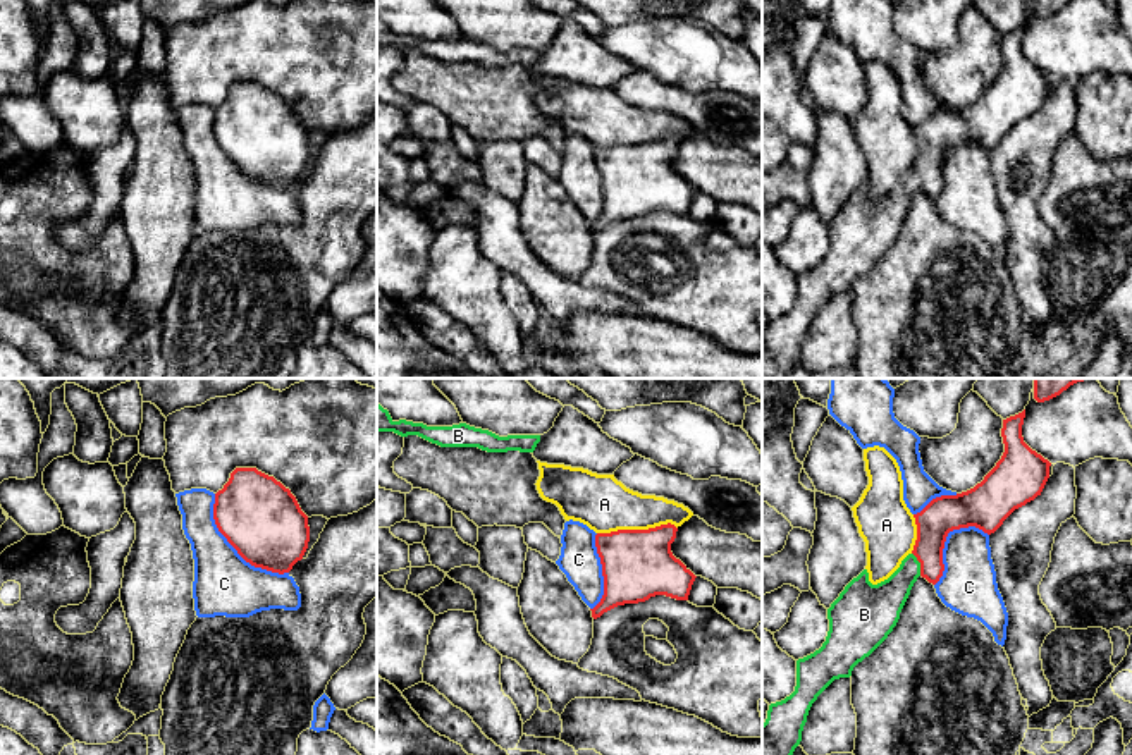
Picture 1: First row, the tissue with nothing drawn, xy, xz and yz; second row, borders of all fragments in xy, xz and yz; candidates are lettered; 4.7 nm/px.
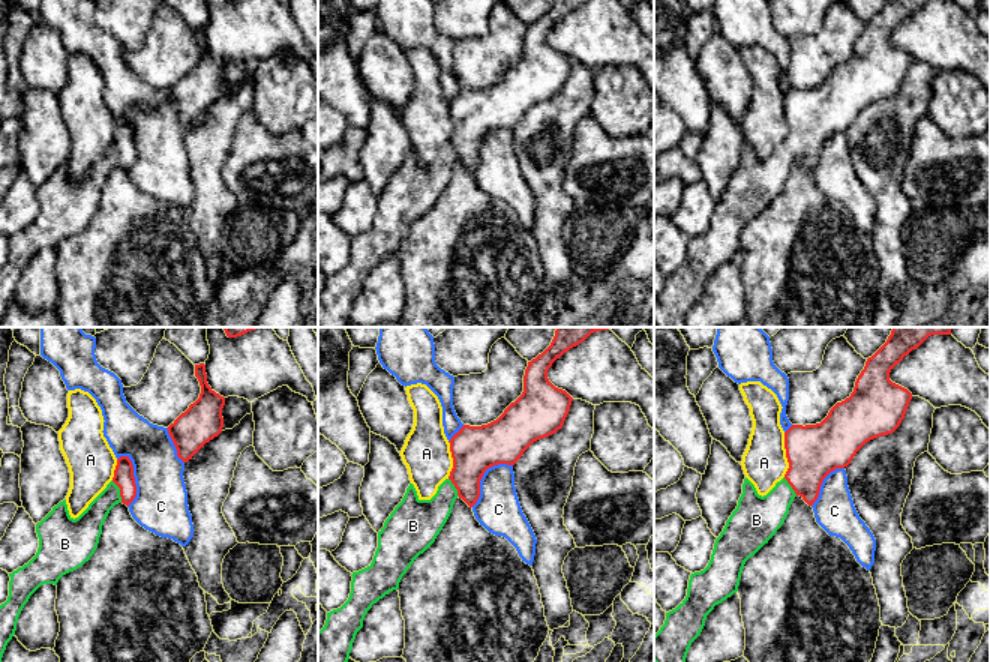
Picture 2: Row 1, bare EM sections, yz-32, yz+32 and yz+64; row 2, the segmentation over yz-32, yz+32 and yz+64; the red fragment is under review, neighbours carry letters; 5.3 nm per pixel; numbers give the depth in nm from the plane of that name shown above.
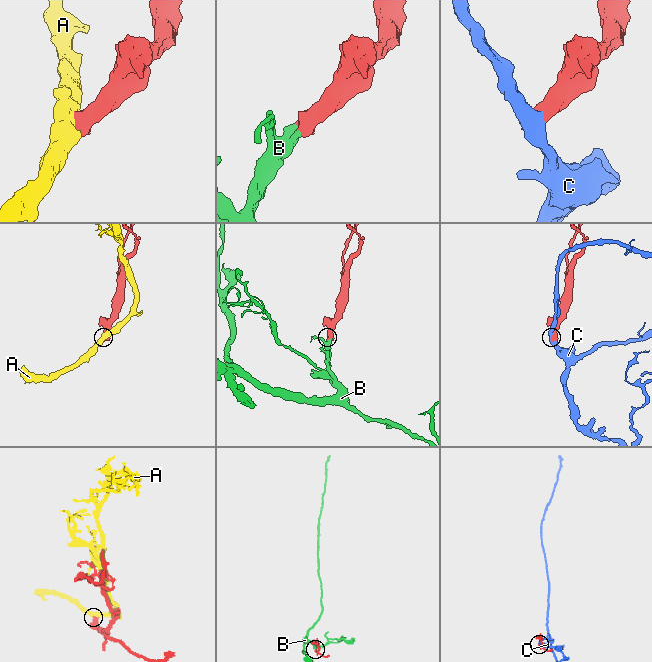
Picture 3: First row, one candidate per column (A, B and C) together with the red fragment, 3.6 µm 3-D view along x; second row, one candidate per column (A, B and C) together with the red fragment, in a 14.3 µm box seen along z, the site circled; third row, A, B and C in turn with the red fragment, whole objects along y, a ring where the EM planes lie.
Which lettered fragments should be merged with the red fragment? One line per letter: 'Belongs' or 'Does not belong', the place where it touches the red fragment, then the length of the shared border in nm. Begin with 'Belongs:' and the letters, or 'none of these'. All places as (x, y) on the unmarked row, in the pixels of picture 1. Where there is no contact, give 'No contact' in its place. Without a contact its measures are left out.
Belongs: B
A: Does not belong. Touches red at xz (637, 145). Shared border 380 nm
B: Belongs. Touches red at yz (921, 179). Shared border 120 nm
C: Does not belong. Touches red at xy (234, 162). Shared border 500 nm

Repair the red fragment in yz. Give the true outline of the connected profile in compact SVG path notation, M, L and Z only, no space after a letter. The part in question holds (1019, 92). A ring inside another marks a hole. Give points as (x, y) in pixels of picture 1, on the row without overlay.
M1025 24L1003 34L1005 67L981 98L957 110L936 112L920 127L914 129L917 139L914 165L888 194L872 199L867 184L864 184L831 218L827 224L829 246L826 256L814 268L797 275L795 306L784 315L769 320L767 334L762 339L762 378L790 378L795 363L802 356L809 325L817 311L834 294L850 292L853 282L888 253L919 191L932 199L939 196L944 186L943 163L950 146L975 141L991 150L1015 124L1041 110L1049 93L1051 77L1024 57L1024 33Z

